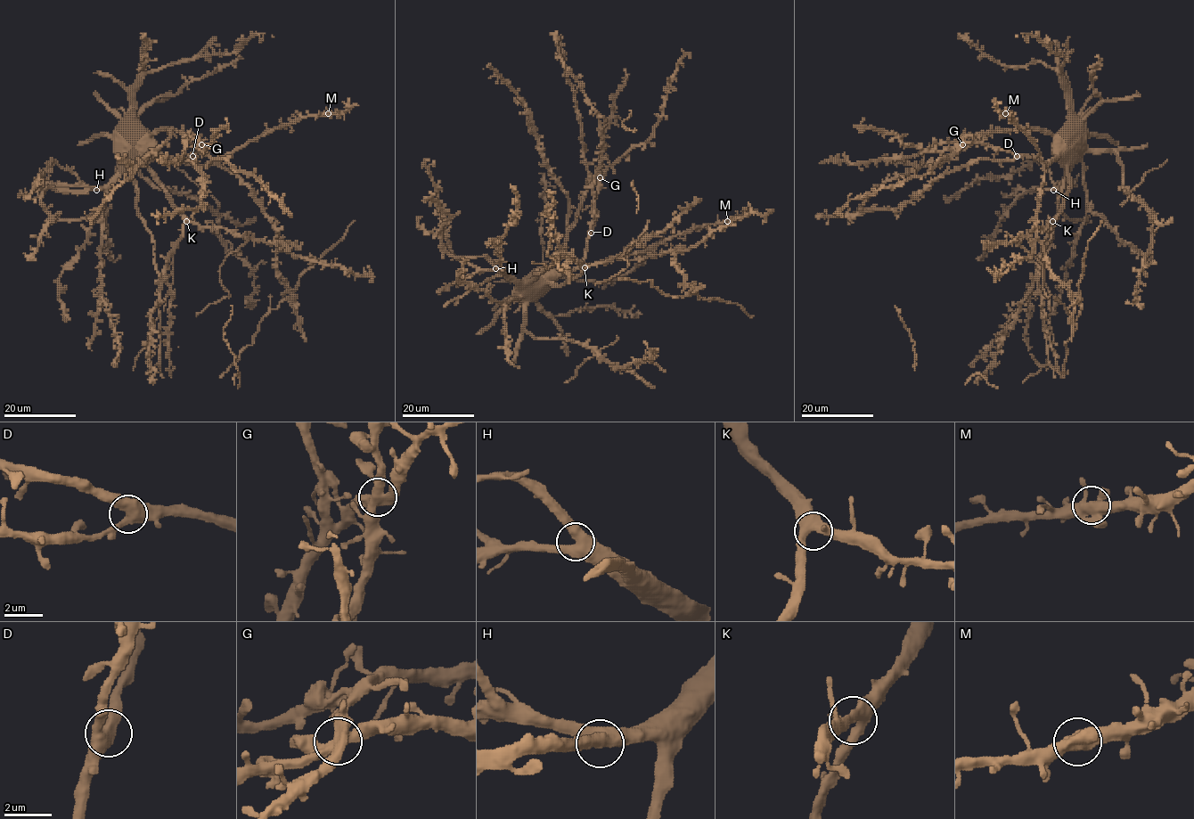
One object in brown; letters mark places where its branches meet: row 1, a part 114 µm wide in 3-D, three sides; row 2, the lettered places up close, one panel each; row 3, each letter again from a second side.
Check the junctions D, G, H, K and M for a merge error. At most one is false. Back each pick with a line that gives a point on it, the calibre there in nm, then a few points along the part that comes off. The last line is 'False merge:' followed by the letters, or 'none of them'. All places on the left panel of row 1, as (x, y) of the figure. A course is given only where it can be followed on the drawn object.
False merge: none of them

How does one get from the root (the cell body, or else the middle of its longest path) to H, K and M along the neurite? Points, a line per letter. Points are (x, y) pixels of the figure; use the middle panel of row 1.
H: (541, 282), (547, 288), (528, 291), (495, 268)
K: (541, 282), (547, 287), (546, 283), (562, 284), (568, 279), (574, 279), (584, 267)
M: (541, 282), (549, 287), (560, 274), (584, 266), (640, 253), (698, 227), (727, 221)

